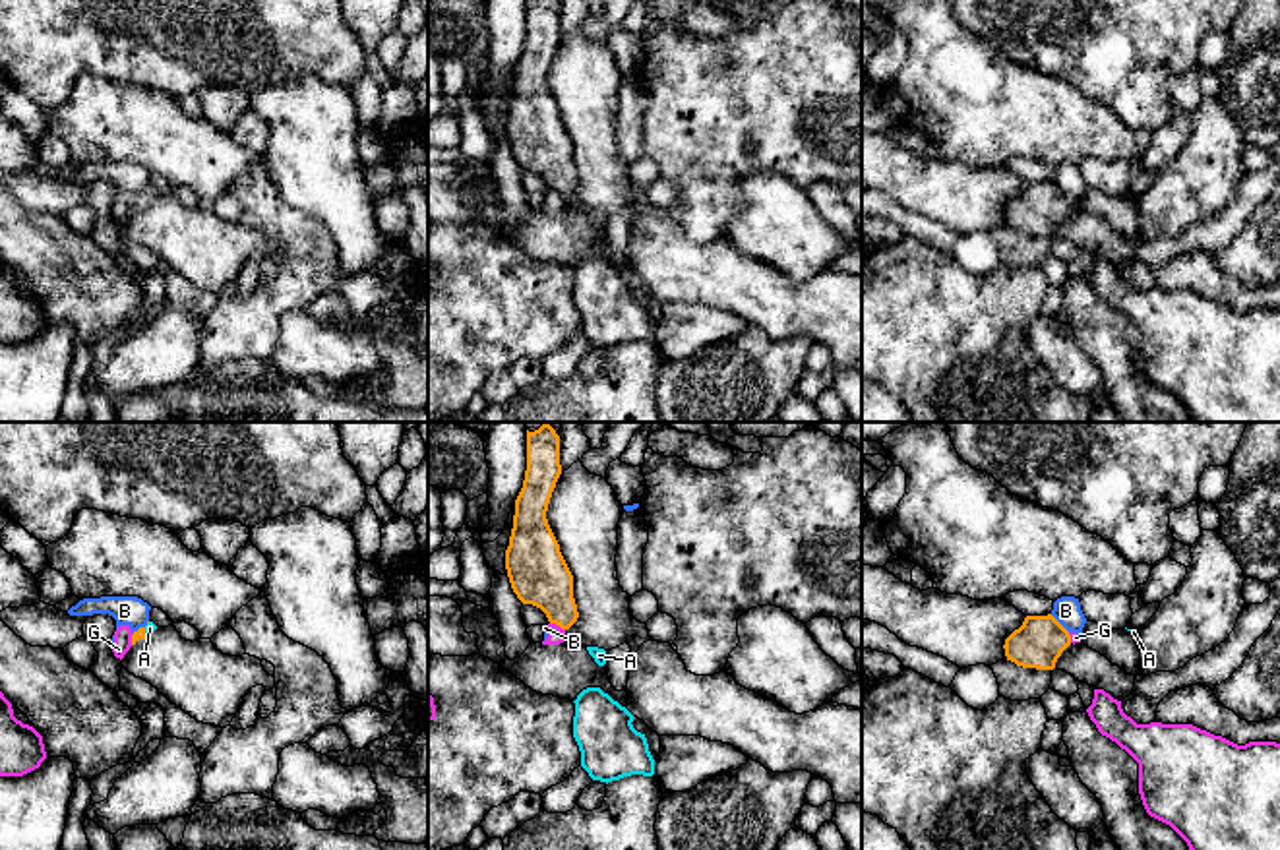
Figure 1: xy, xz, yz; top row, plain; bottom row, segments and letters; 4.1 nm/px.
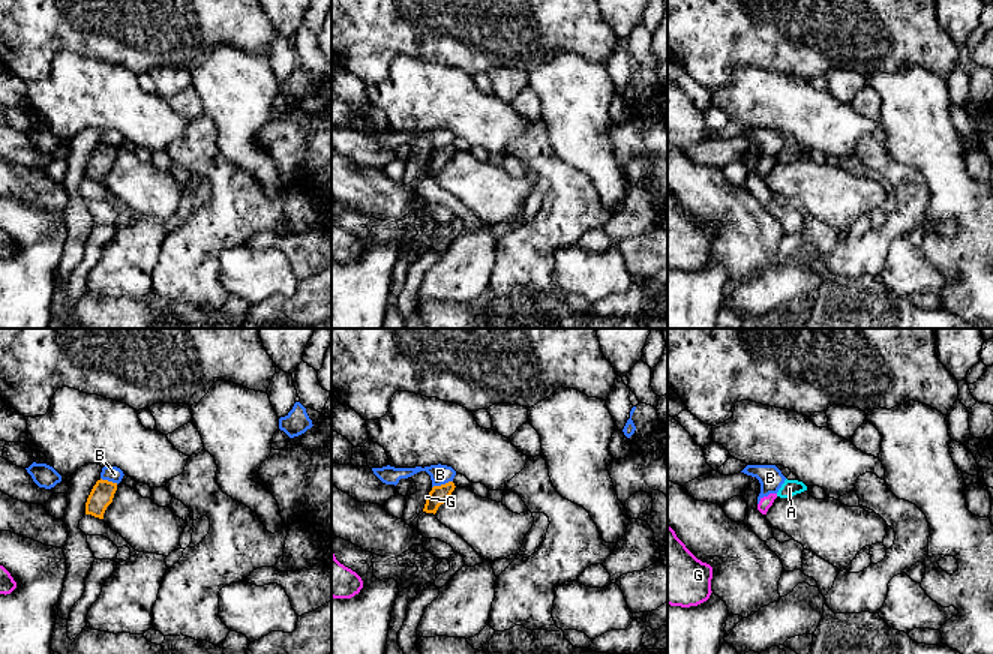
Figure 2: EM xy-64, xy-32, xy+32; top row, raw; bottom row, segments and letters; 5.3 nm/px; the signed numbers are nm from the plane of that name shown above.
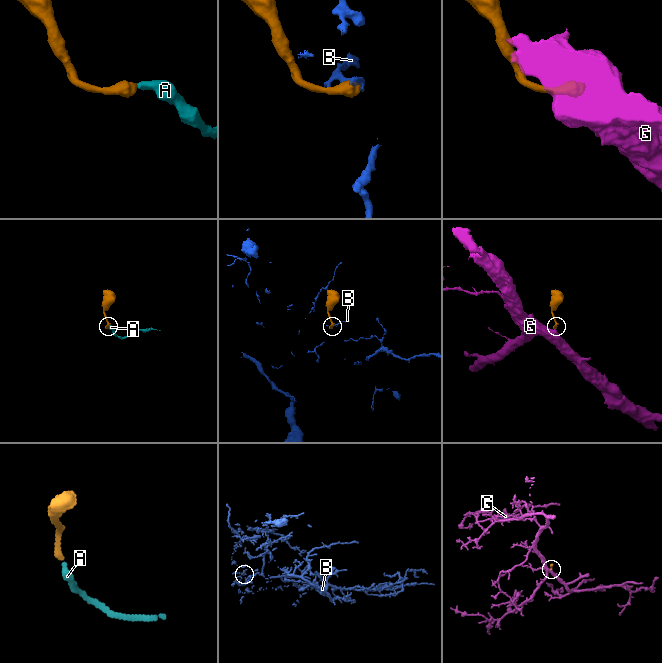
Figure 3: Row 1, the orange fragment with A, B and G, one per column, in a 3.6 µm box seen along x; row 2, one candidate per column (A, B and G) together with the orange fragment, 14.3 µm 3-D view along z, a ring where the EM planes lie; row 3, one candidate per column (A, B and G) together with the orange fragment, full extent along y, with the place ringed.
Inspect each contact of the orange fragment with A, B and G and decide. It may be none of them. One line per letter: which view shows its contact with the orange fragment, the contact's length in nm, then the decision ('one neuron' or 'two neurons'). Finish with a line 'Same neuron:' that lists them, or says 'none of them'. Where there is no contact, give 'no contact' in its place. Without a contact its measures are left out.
A: xy | 40 nm | one neuron
B: yz | 120 nm | two neurons
G: xz | 70 nm | two neurons
Same neuron: A

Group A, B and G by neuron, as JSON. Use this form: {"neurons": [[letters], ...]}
{"neurons": [["A"], ["B", "G"]]}

